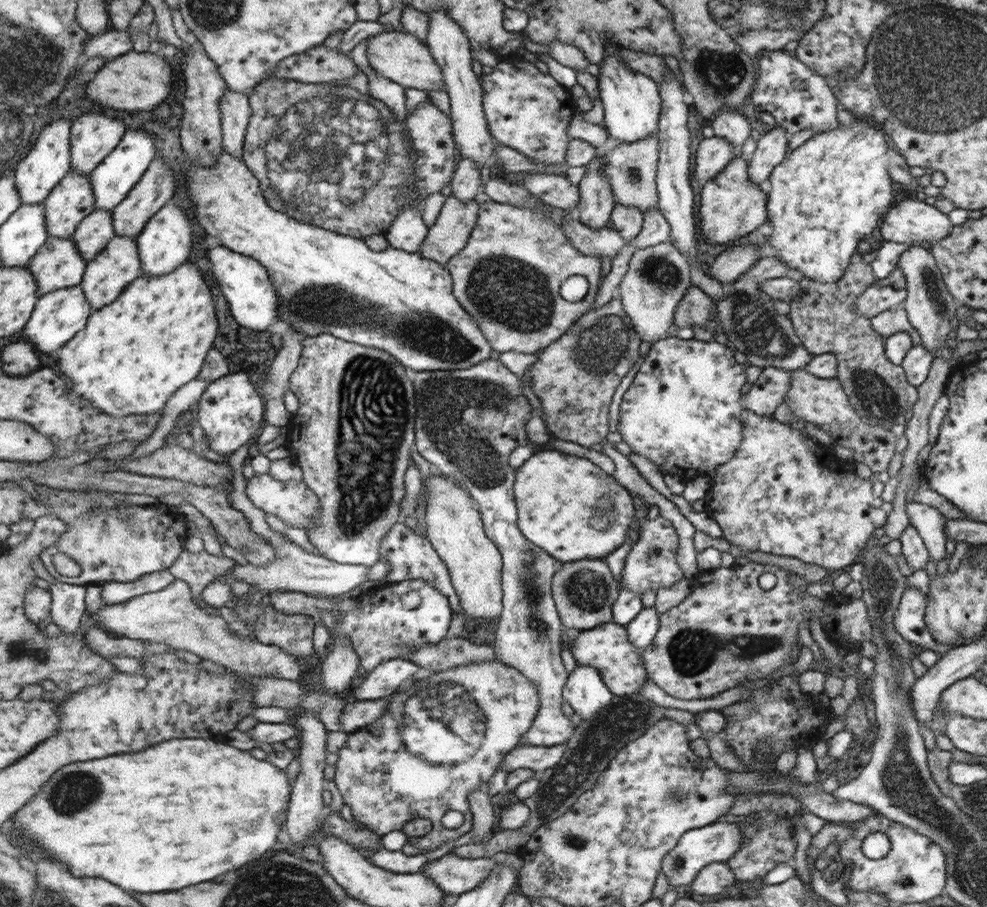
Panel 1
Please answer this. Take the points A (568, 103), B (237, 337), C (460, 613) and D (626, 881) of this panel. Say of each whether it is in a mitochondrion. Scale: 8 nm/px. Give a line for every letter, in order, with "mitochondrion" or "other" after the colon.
A: other
B: other
C: other
D: other

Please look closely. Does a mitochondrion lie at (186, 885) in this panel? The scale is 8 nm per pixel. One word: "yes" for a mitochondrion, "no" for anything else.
no

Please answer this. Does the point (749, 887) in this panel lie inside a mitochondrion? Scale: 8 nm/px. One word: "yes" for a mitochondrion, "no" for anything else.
no

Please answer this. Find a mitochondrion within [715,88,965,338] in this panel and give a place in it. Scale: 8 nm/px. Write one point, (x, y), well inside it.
(927, 272)

